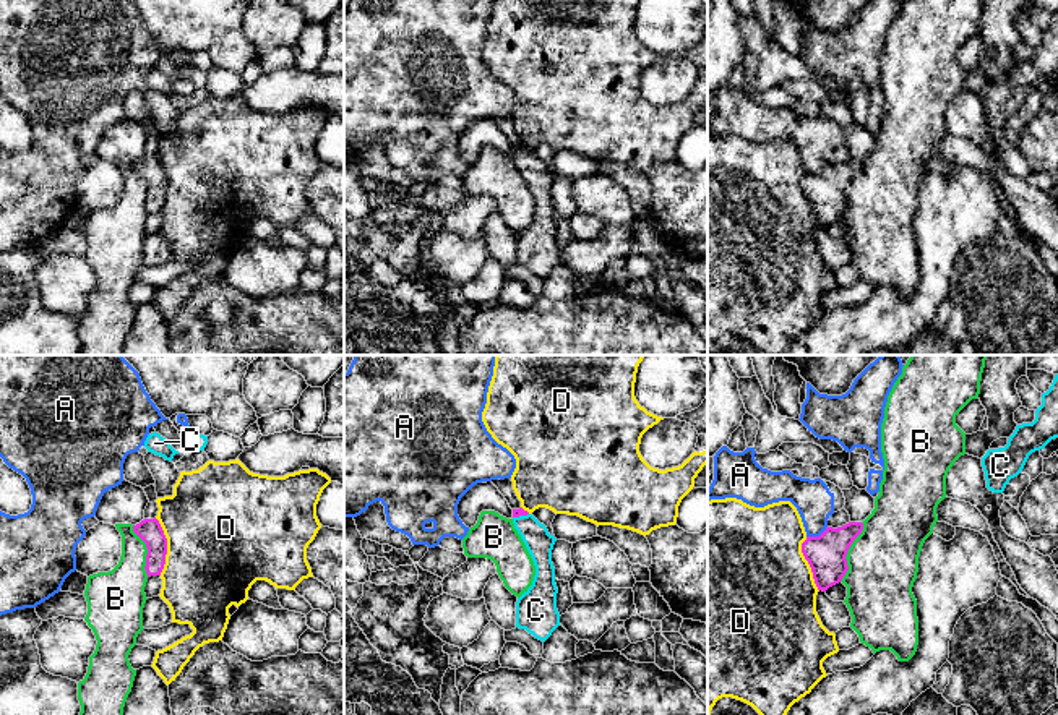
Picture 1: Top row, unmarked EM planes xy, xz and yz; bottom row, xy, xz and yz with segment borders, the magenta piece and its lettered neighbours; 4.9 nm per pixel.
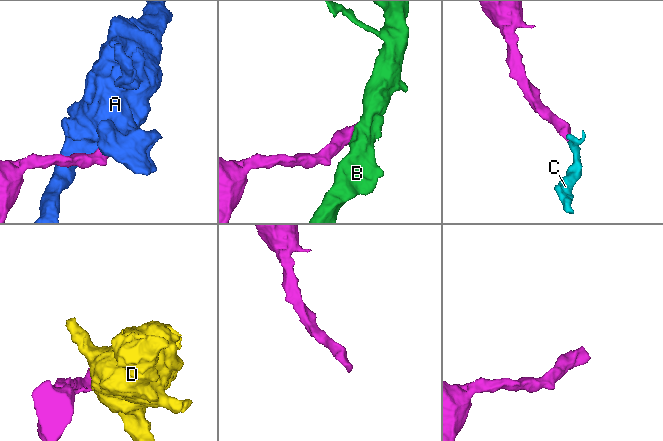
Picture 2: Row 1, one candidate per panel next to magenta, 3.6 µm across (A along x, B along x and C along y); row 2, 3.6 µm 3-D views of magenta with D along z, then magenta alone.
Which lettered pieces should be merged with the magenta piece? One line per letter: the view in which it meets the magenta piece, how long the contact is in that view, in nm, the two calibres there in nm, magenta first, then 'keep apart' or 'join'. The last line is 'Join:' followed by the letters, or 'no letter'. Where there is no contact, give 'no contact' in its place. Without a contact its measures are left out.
A: contact in yz; length 120 nm; calibres 190 and 190 nm; keep apart
B: contact in yz; length 320 nm; calibres 190 and 360 nm; keep apart
C: contact in xz; length 80 nm; calibres 50 and 140 nm; join
D: contact in xy; length 280 nm; calibres 120 and 500 nm; keep apart
Join: C

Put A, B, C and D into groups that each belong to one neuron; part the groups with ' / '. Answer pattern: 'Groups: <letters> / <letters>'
Groups: A / B / C / D

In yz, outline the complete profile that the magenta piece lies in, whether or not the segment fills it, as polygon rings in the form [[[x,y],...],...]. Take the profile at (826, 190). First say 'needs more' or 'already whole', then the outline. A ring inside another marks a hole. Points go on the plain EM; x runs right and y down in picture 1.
already whole; [[[849,159],[837,165],[826,164],[819,173],[806,173],[802,180],[802,190],[811,204],[818,227],[826,229],[842,217],[849,208],[847,188],[862,167],[862,159]]]

